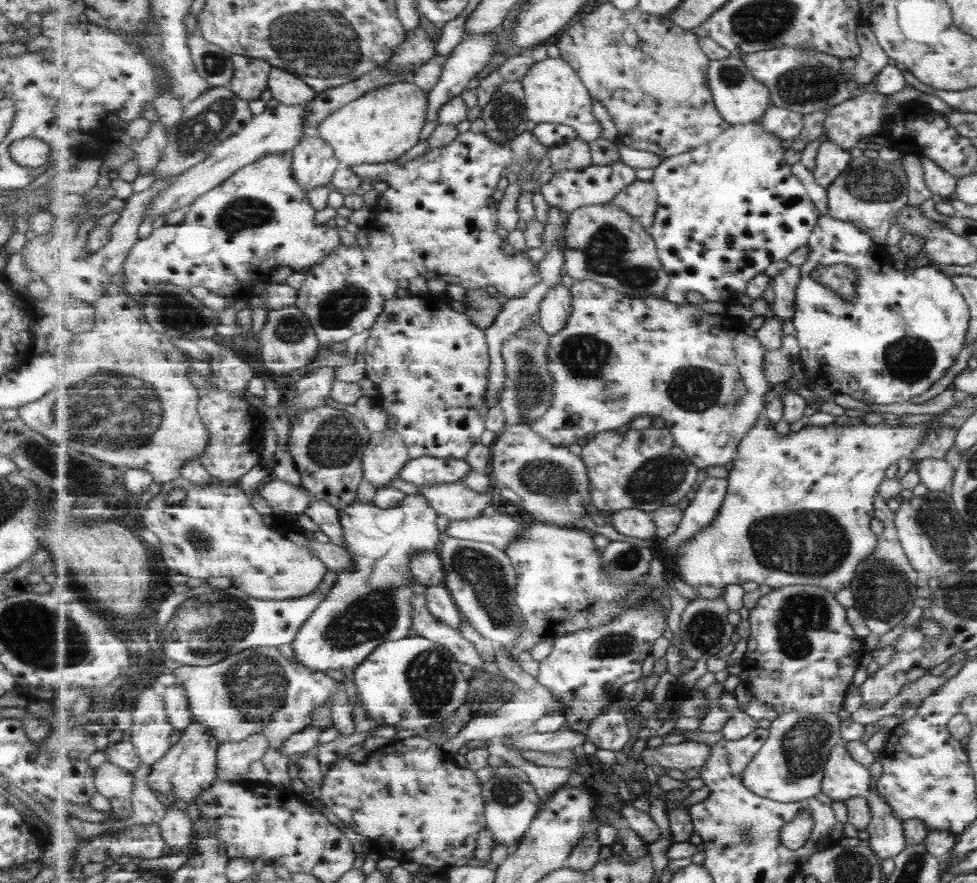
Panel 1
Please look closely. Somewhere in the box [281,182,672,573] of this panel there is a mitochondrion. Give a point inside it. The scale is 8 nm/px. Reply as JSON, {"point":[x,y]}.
{"point":[607,253]}

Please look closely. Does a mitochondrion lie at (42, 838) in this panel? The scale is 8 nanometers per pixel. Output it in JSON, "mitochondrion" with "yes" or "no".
{"mitochondrion":"no"}

